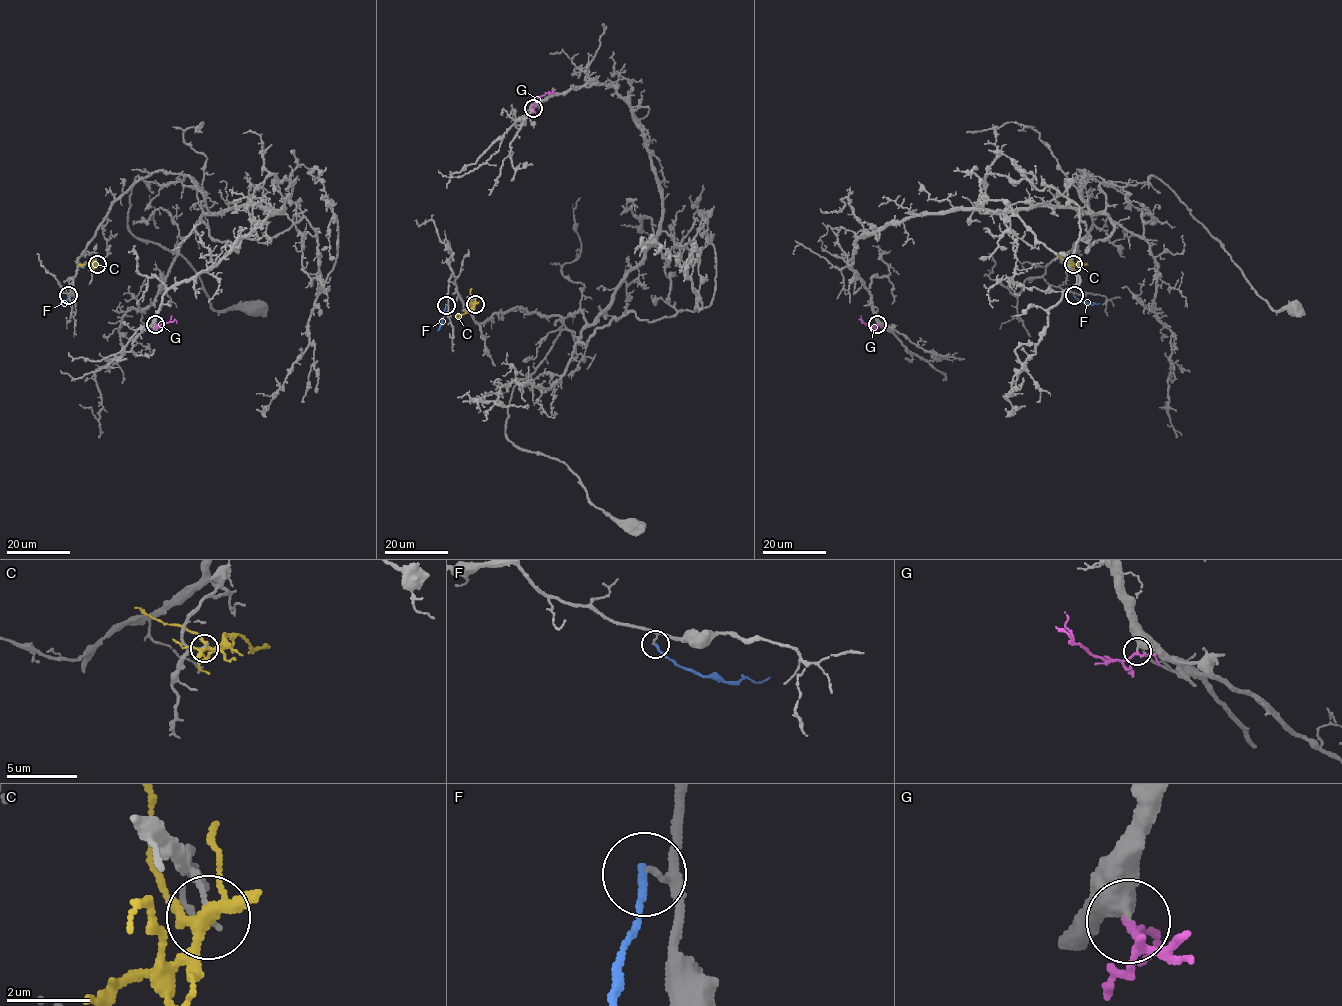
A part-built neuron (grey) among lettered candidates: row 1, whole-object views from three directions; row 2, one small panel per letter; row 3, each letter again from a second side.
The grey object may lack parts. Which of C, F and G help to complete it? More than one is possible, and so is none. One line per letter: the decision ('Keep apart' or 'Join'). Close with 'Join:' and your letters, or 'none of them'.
C: Keep apart
F: Keep apart
G: Join
Join: G

